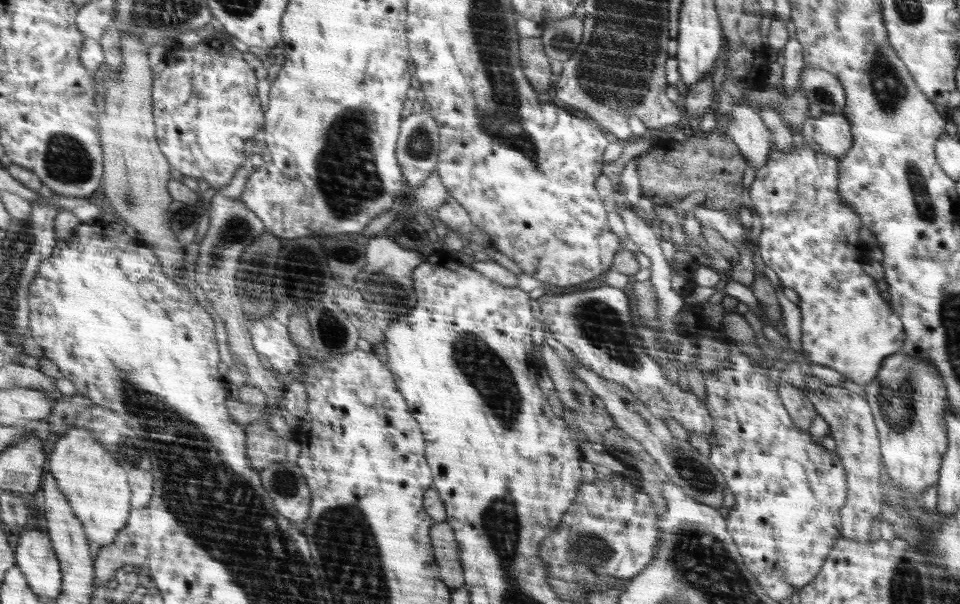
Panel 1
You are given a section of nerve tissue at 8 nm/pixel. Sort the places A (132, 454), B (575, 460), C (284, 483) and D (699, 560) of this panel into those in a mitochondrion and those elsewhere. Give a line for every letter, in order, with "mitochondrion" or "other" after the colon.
A: mitochondrion
B: other
C: mitochondrion
D: mitochondrion

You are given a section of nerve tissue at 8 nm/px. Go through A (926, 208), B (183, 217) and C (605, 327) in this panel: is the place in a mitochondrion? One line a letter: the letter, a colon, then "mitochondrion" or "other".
A: mitochondrion
B: mitochondrion
C: mitochondrion

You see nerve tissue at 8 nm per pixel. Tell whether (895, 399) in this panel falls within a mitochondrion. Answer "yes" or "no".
yes

